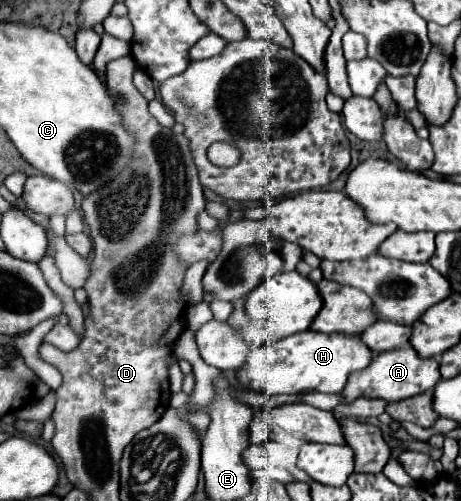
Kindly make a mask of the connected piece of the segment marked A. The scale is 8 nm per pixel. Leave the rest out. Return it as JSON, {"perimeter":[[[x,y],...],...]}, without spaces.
{"perimeter":[[[409,347],[391,349],[385,353],[375,355],[373,363],[365,371],[357,371],[349,377],[345,391],[341,393],[345,397],[345,403],[351,403],[357,397],[379,397],[387,403],[401,401],[405,397],[413,397],[419,393],[425,393],[427,389],[433,389],[433,385],[441,379],[439,373],[439,361],[437,359],[421,359],[417,351]]]}

